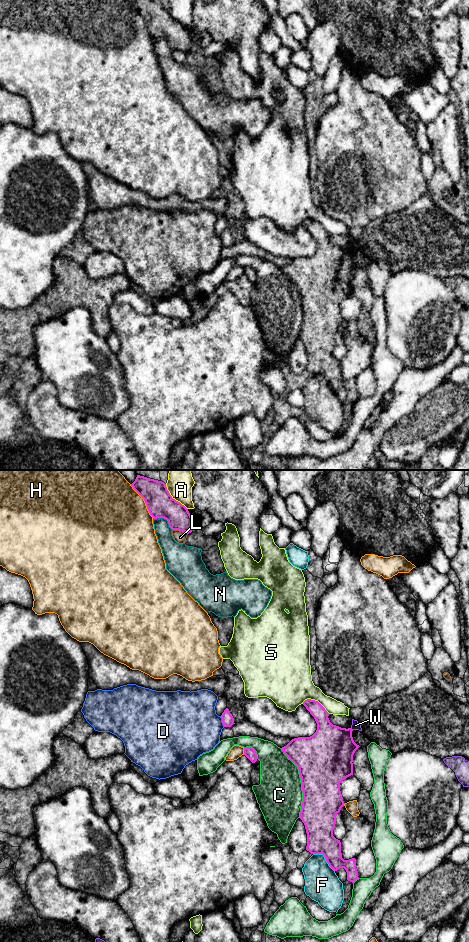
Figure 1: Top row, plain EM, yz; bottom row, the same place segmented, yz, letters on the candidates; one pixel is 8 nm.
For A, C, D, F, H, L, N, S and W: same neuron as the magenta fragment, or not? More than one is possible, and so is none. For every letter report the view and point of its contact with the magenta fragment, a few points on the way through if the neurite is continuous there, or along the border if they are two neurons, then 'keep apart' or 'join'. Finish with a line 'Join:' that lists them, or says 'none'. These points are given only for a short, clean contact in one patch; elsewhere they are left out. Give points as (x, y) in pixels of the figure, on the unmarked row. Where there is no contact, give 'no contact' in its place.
A: contact yz (172, 18); border yz (165, 4), (169, 14), (187, 29); keep apart
C: contact yz (301, 302); keep apart
D: contact yz (222, 241); border yz (220, 236), (224, 246); keep apart
F: contact yz (325, 378); keep apart
H: contact yz (144, 20); keep apart
L: contact yz (180, 50); keep apart
N: contact yz (165, 38); keep apart
S: contact yz (316, 221); keep apart
W: contact yz (351, 249); keep apart
Join: none

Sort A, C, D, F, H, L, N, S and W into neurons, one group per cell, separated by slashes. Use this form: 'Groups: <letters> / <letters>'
Groups: A / C / D / F / H / L / N / S / W

